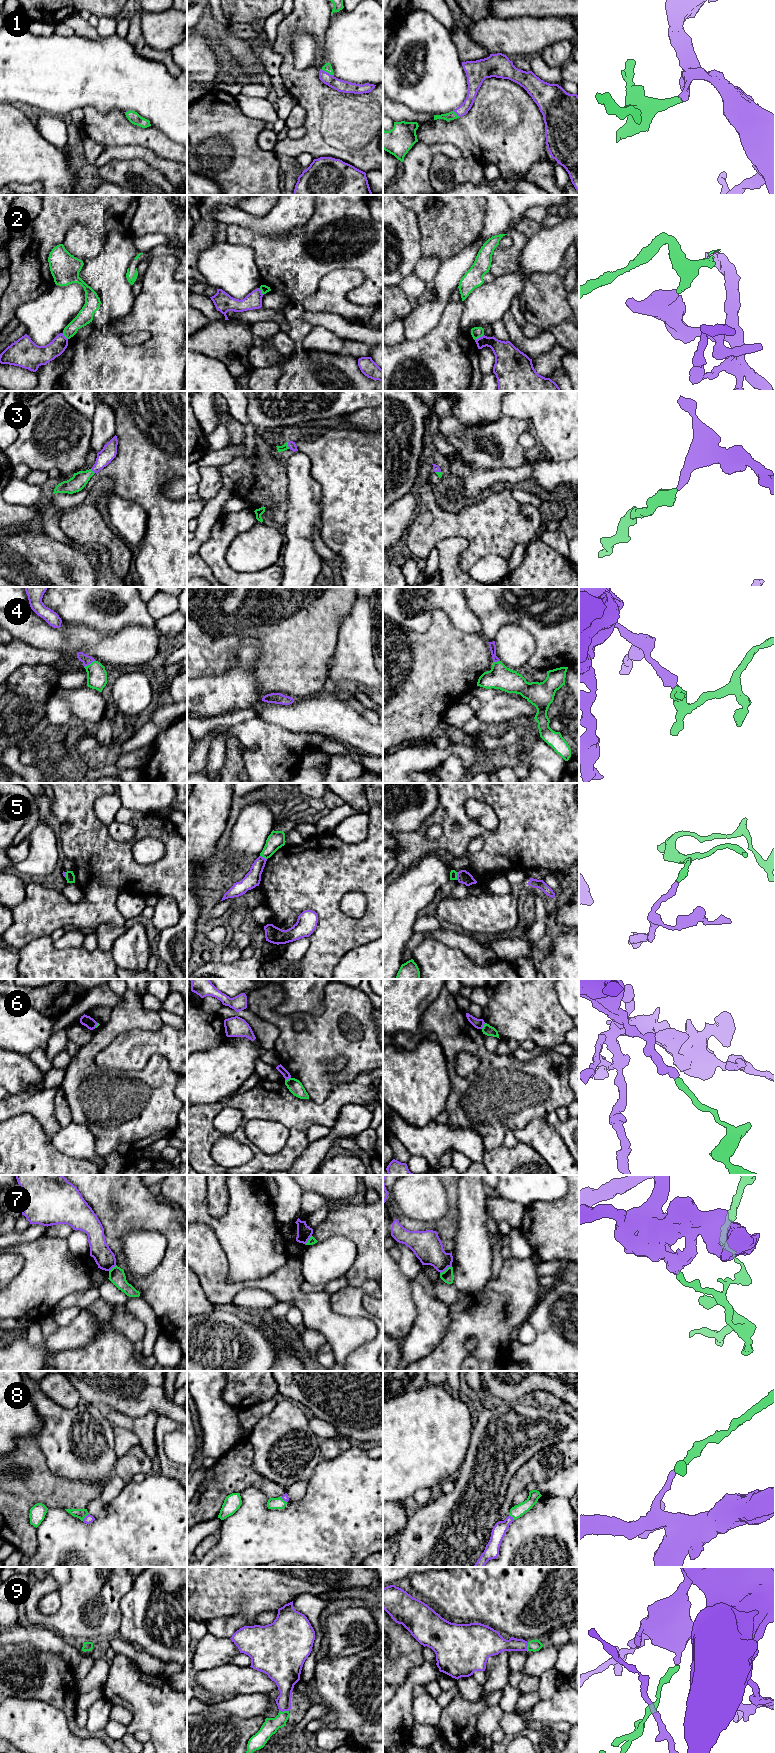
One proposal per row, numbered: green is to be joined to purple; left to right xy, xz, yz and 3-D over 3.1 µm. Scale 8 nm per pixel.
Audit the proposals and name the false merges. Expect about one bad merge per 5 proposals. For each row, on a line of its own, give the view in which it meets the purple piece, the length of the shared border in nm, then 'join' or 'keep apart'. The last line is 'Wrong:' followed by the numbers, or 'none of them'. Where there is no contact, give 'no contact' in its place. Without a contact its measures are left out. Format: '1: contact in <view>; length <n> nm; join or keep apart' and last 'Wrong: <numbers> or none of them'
1: contact in xz; length 120 nm; join
2: contact in yz; length 90 nm; keep apart
3: contact in xz; length 60 nm; join
4: contact in xy; length 110 nm; join
5: contact in yz; length 60 nm; keep apart
6: contact in xz; length 50 nm; keep apart
7: contact in yz; length 120 nm; keep apart
8: contact in xy; length 80 nm; join
9: contact in xz; length 80 nm; join
Wrong: 2, 5, 6, 7

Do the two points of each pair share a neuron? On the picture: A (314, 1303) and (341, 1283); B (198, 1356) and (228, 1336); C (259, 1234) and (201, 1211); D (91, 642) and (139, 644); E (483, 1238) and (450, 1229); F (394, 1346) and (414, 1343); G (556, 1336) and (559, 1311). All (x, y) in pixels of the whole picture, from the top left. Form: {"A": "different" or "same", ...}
{"A": "different", "B": "same", "C": "same", "D": "same", "E": "different", "F": "different", "G": "same"}

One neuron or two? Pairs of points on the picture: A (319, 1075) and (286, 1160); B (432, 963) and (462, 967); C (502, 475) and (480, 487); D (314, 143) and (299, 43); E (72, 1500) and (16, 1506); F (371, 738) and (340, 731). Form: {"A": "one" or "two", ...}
{"A": "two", "B": "one", "C": "one", "D": "two", "E": "one", "F": "one"}

